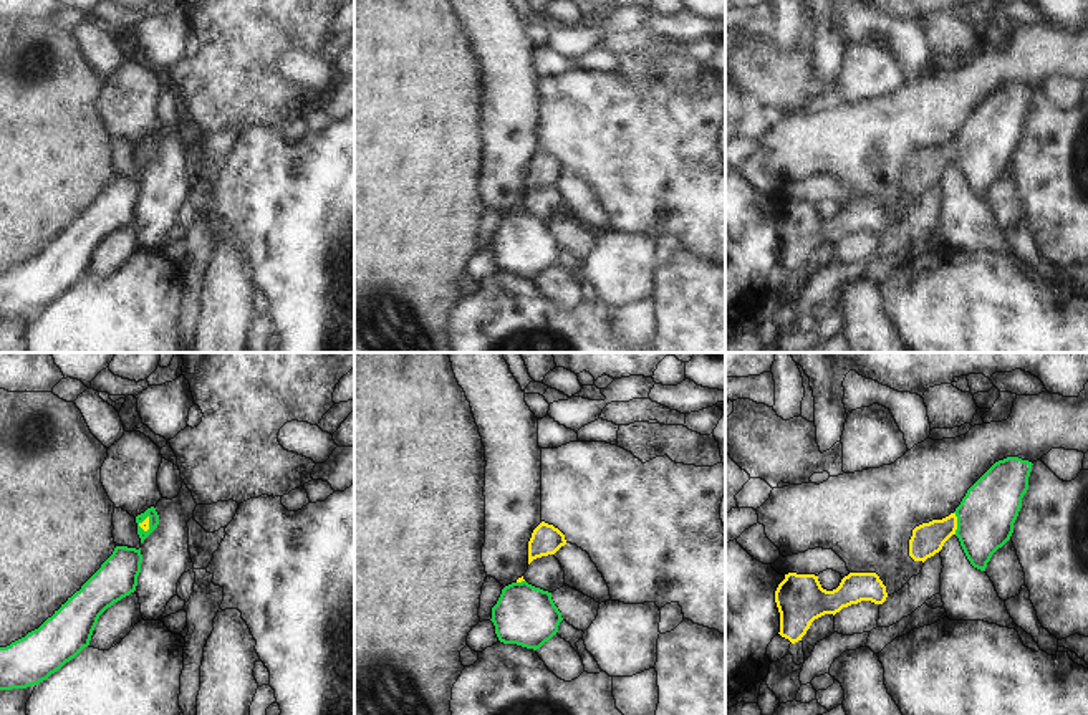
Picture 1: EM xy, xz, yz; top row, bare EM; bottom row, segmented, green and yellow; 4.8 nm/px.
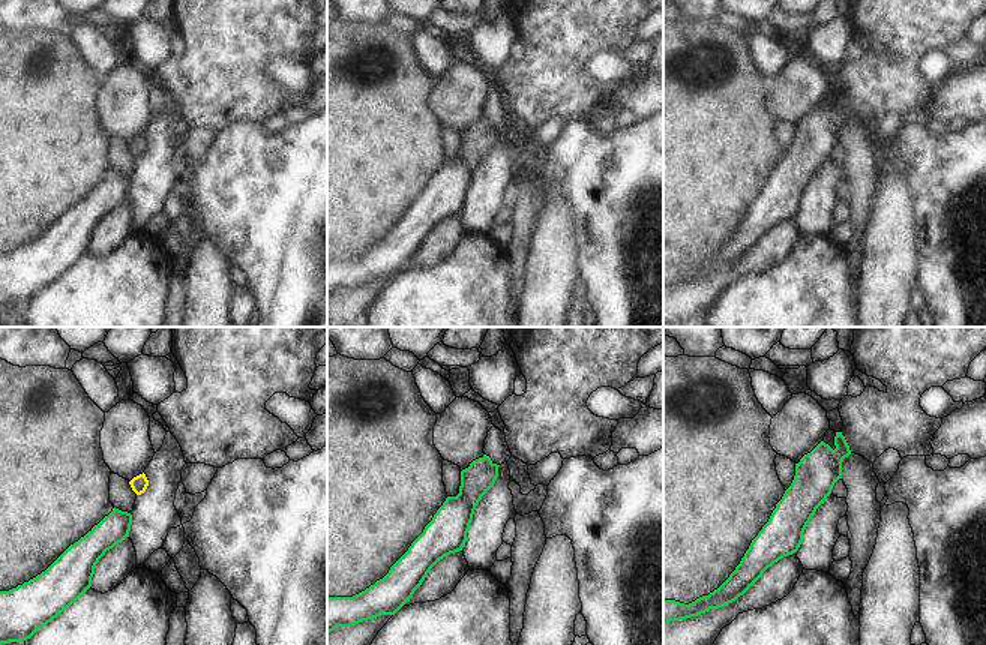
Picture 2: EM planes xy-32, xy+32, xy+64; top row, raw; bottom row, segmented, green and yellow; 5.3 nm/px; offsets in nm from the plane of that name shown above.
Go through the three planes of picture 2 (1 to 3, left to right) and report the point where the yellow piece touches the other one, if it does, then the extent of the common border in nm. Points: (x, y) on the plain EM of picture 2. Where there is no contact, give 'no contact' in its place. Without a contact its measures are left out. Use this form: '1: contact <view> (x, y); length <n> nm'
1: no contact
2: no contact
3: no contact

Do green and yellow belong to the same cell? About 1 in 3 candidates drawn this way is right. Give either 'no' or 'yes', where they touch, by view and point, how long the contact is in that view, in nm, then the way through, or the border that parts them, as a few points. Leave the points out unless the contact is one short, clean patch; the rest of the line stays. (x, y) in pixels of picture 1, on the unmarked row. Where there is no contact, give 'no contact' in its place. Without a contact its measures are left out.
yes; contact yz (958, 153); length 110 nm; way yz (986, 144), (979, 151), (958, 153), (928, 167)

